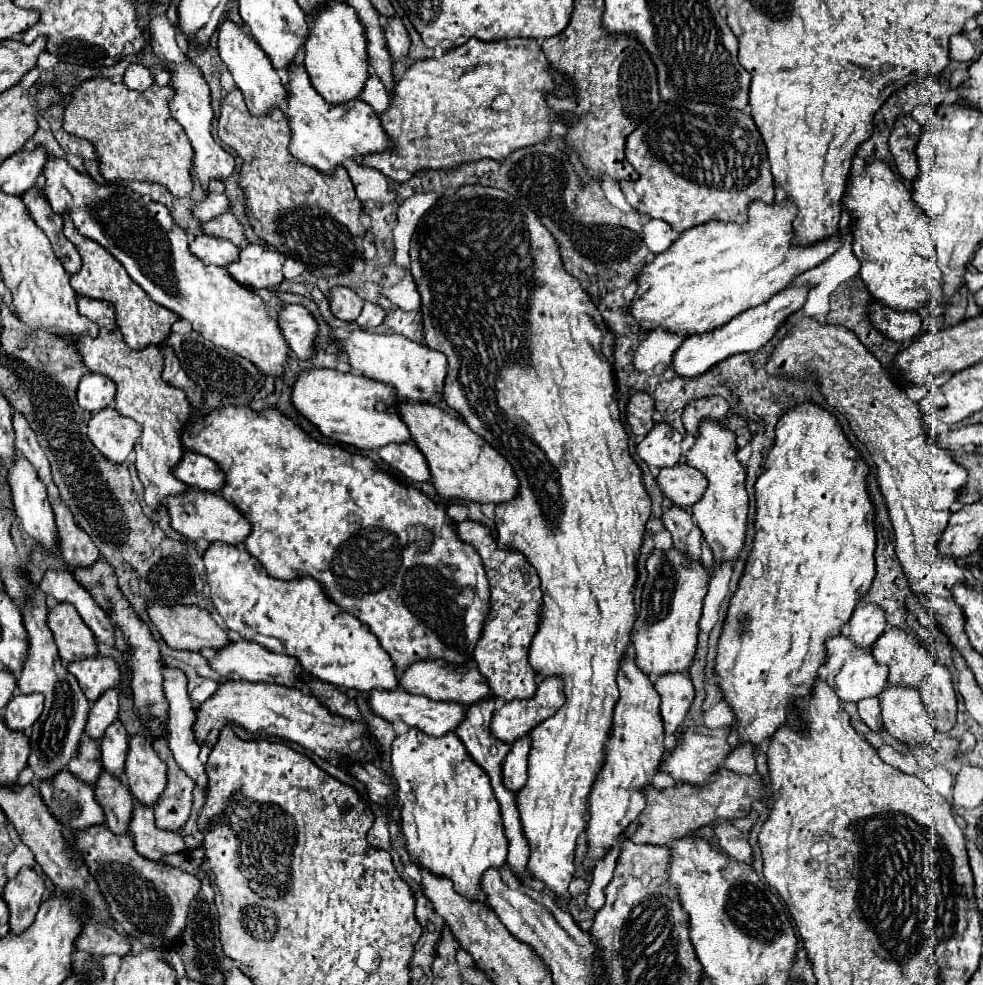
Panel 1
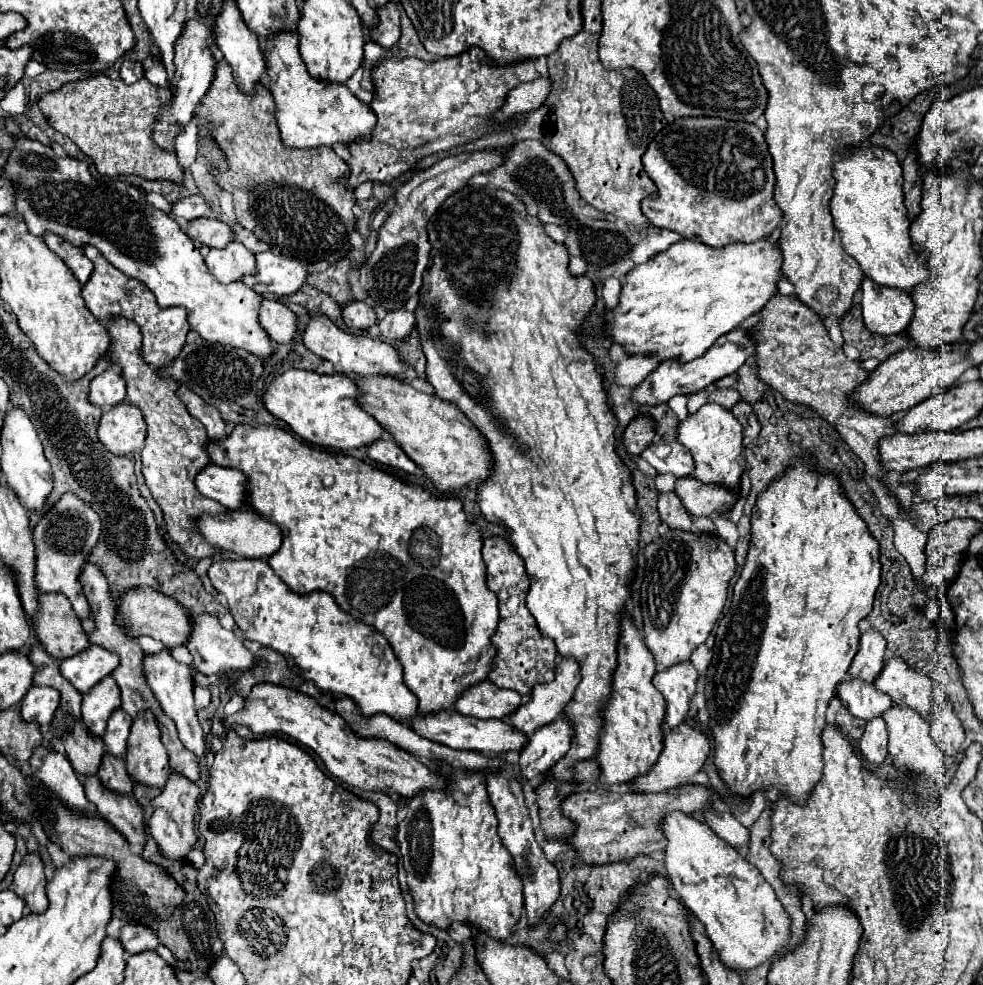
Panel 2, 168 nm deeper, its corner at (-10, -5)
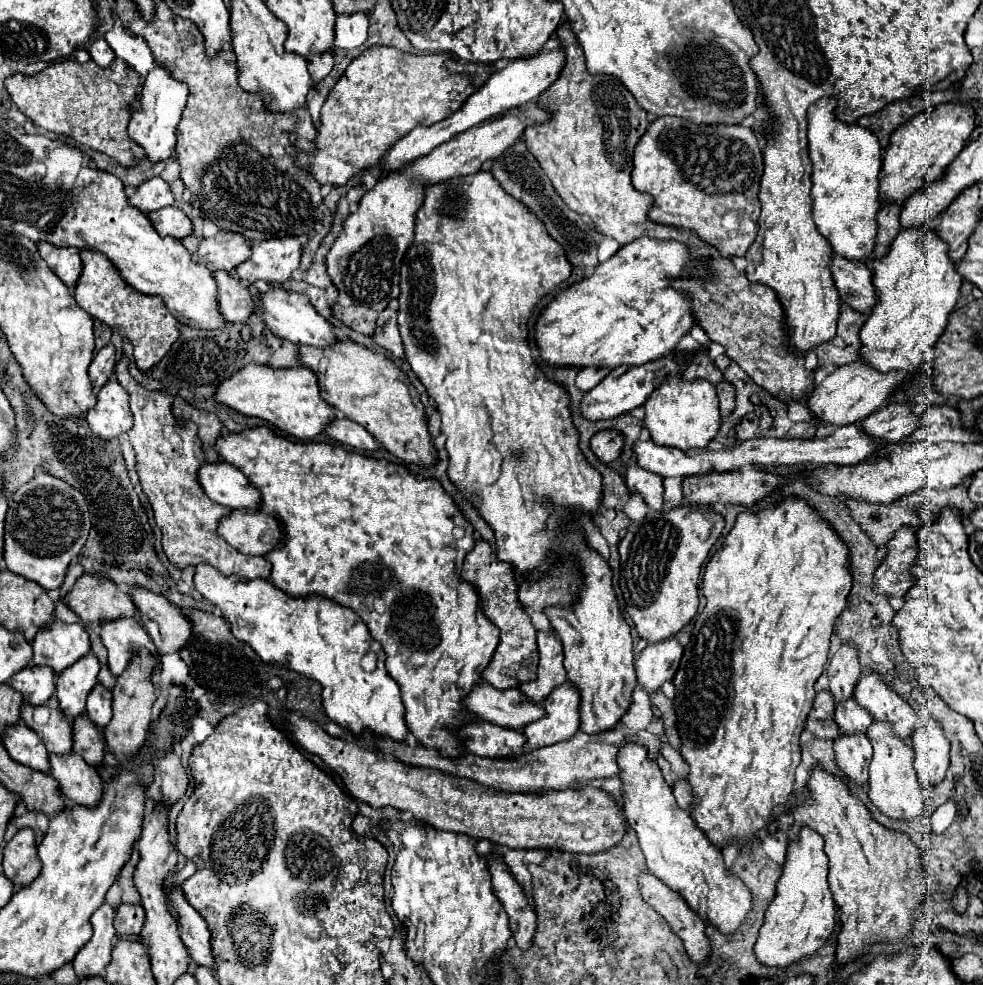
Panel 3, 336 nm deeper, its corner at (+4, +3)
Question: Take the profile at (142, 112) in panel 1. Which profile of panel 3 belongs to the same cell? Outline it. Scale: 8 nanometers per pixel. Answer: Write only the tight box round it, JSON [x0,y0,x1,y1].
[6,58,140,168]

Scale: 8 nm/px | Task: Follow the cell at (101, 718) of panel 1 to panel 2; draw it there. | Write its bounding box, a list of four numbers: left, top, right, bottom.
[82,676,120,736]

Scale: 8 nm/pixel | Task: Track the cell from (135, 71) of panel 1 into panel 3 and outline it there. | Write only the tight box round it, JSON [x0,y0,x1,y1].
[86,40,116,66]

